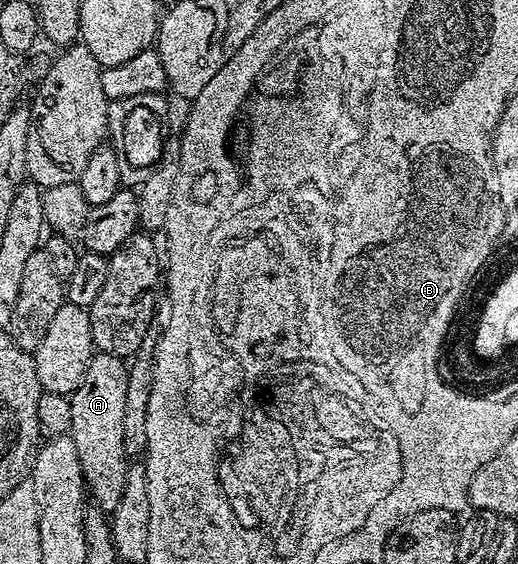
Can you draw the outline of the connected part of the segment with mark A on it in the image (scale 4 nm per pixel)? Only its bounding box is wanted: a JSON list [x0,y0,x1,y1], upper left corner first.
[70,353,130,512]

